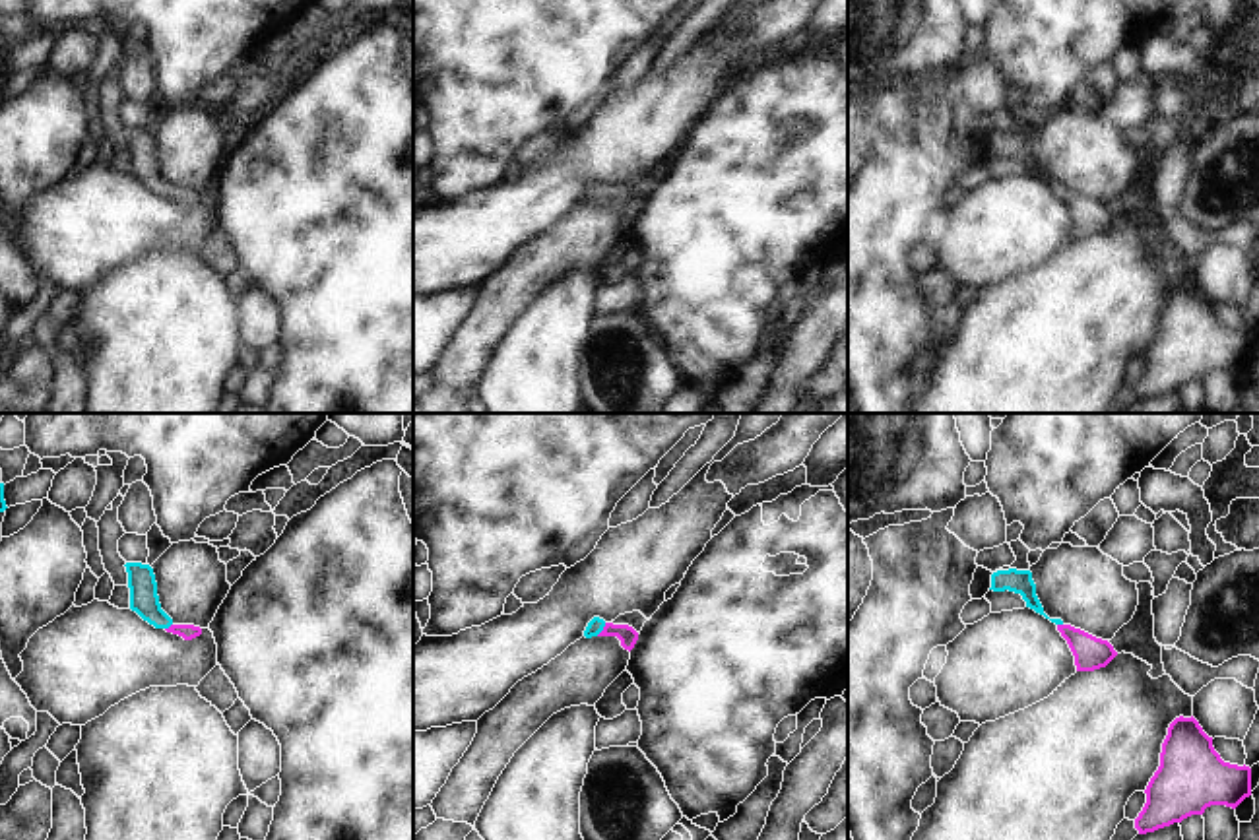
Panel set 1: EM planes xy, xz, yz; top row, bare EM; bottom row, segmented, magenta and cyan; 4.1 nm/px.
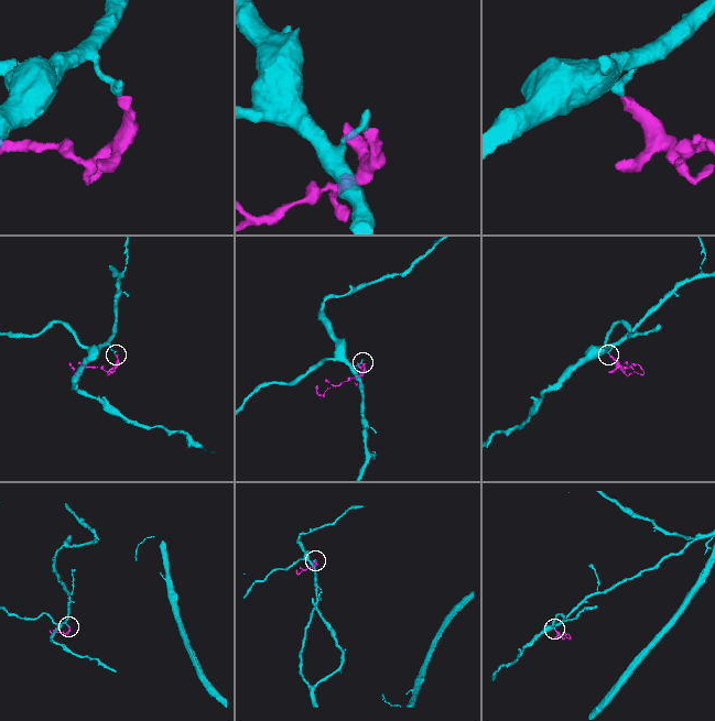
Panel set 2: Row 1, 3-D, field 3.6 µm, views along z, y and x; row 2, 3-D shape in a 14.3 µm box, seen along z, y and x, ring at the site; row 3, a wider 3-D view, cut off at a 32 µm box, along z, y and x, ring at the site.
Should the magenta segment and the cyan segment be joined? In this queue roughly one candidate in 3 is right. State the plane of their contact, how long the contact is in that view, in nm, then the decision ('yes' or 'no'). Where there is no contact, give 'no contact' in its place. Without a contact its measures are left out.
xz | 70 nm | yes

